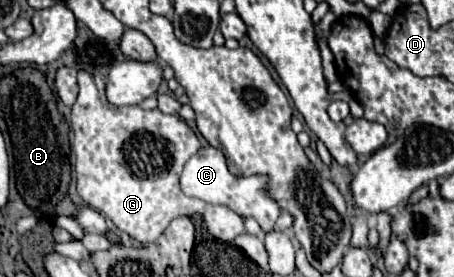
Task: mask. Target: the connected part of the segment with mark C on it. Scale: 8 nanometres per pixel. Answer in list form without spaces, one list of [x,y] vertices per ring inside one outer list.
[[[210,145],[200,147],[190,161],[186,163],[182,177],[180,177],[180,187],[188,197],[196,197],[202,199],[210,205],[226,205],[232,211],[236,211],[242,217],[254,217],[262,231],[268,233],[274,229],[276,219],[280,217],[280,205],[268,195],[266,191],[268,185],[268,177],[266,175],[250,175],[250,177],[236,177],[228,171],[226,165],[226,157],[220,149],[214,149]]]

